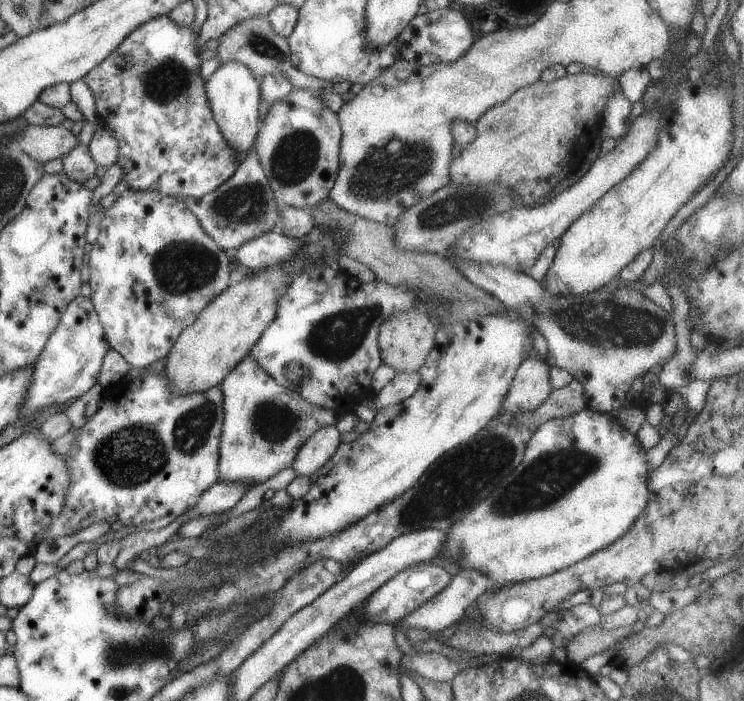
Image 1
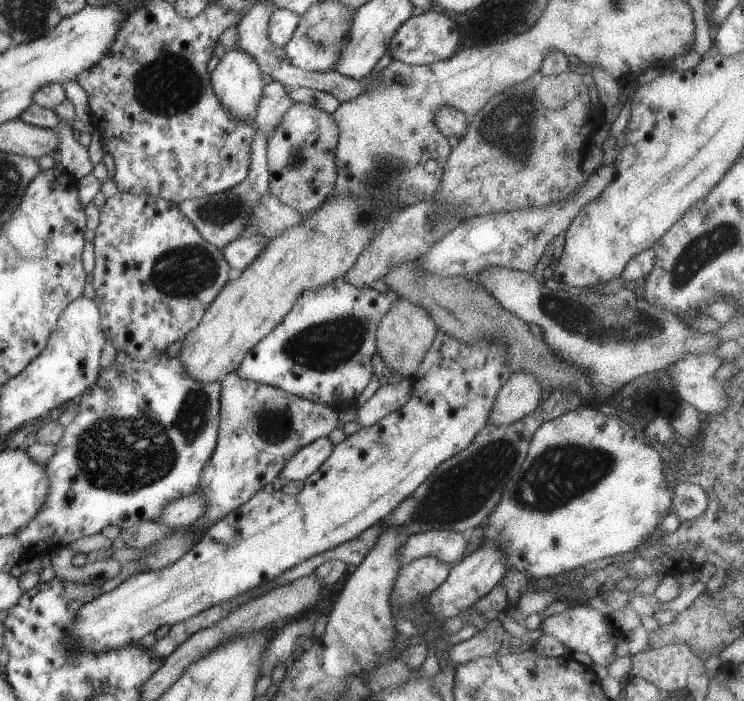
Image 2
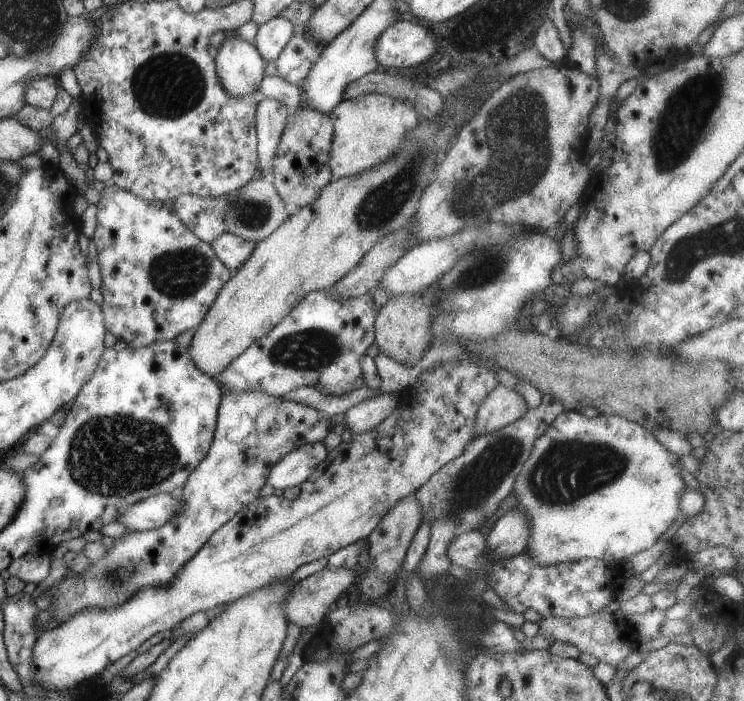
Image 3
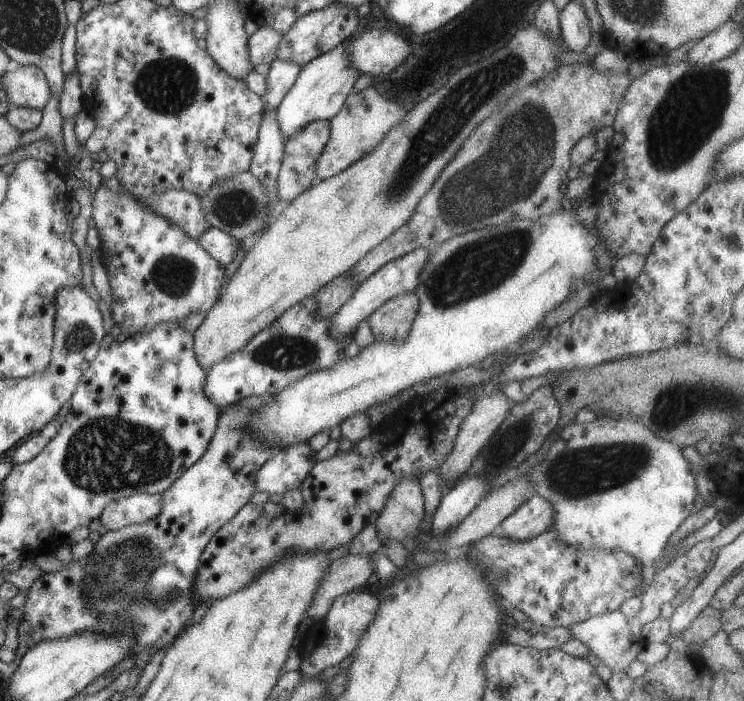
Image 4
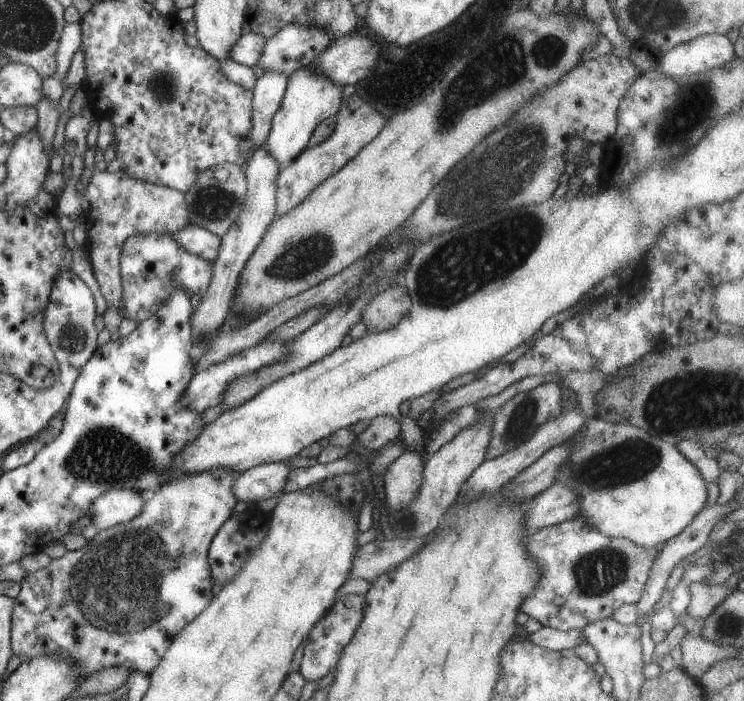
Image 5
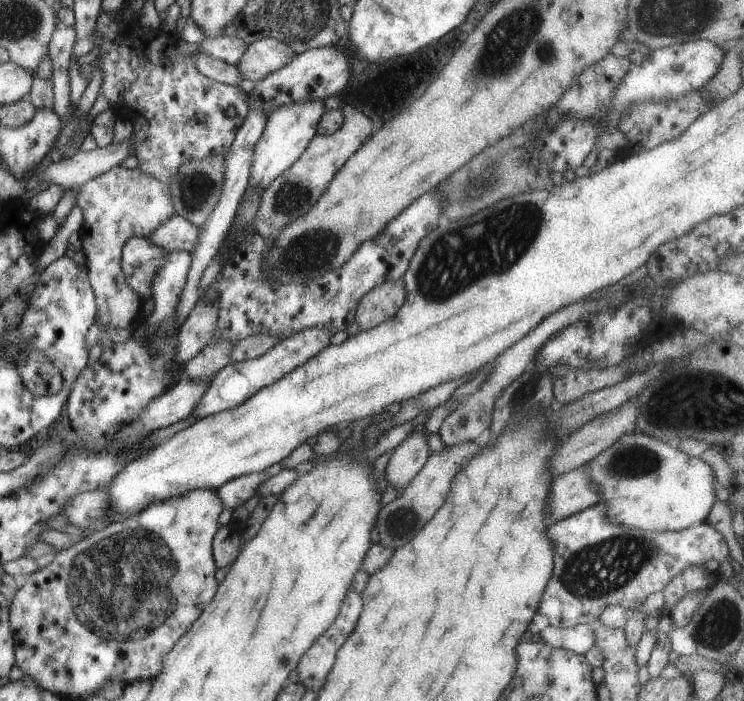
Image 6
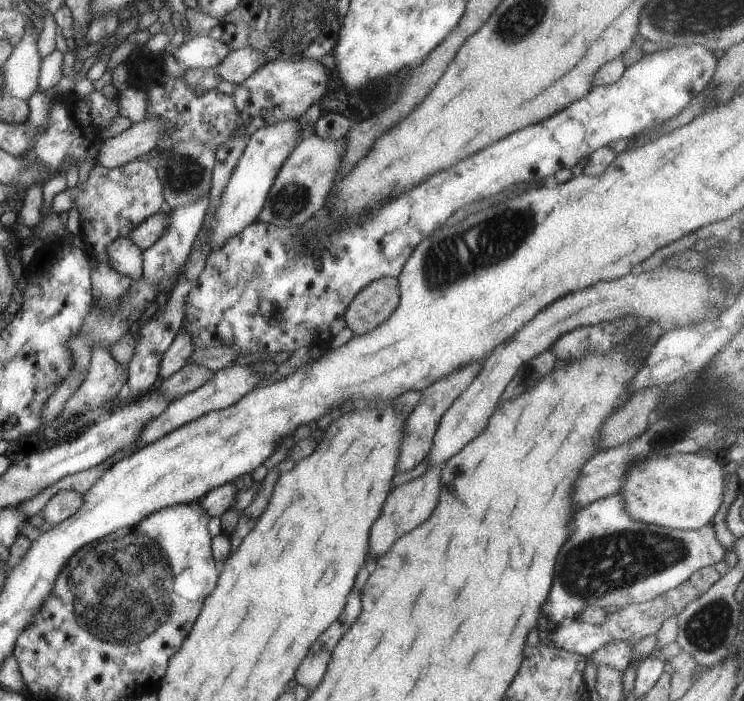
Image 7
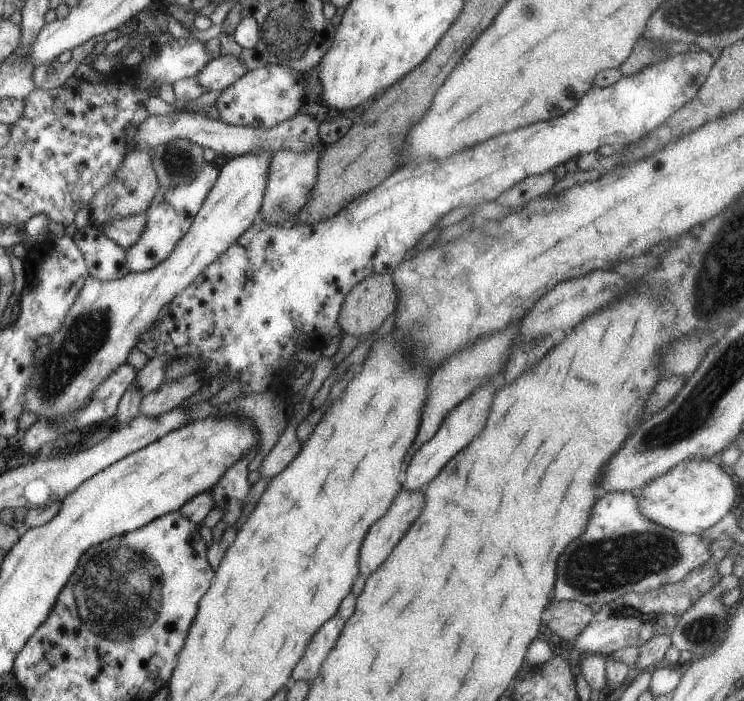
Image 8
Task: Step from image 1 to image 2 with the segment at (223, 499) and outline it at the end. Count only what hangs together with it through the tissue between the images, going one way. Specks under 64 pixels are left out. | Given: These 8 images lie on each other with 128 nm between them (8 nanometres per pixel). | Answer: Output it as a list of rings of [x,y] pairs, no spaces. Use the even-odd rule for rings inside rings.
[[[193,491],[183,498],[167,503],[155,521],[172,529],[189,527],[204,513],[205,507],[204,496]]]

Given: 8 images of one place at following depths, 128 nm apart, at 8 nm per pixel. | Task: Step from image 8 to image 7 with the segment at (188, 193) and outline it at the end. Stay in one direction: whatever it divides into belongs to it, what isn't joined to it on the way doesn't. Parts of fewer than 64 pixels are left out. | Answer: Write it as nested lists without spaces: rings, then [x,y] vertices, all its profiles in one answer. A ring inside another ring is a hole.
[[[209,190],[205,194],[201,194],[199,198],[195,198],[193,202],[185,204],[185,206],[179,206],[179,208],[163,208],[165,213],[165,230],[163,234],[159,234],[159,238],[153,242],[145,250],[141,250],[141,272],[145,282],[151,282],[151,284],[161,284],[163,286],[163,298],[167,297],[167,294],[172,290],[171,284],[175,278],[173,274],[183,268],[183,264],[186,264],[189,252],[191,252],[191,246],[195,241],[197,232],[201,228],[201,222],[203,222],[203,216],[205,216],[205,210],[209,206]]]

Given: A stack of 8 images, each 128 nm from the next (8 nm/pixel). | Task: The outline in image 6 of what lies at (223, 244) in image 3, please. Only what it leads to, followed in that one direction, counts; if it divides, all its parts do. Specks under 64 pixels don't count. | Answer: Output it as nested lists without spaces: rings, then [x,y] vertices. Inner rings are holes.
[[[172,215],[159,226],[155,226],[155,230],[146,239],[149,244],[163,251],[185,250],[189,254],[195,248],[197,234],[197,227],[177,215]]]

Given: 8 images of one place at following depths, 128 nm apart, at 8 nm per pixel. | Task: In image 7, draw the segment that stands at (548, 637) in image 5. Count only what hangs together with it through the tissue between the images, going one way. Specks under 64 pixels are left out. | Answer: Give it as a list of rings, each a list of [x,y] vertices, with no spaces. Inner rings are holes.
[[[705,566],[693,572],[679,586],[659,594],[652,600],[627,604],[617,608],[614,612],[605,614],[605,618],[600,624],[591,625],[575,620],[559,624],[551,632],[551,641],[554,641],[556,648],[580,655],[583,658],[589,658],[596,649],[599,649],[600,646],[605,646],[607,642],[623,640],[623,642],[629,642],[629,645],[636,644],[641,638],[655,635],[657,630],[659,630],[659,626],[669,616],[678,616],[689,602],[704,594],[719,578],[720,576],[713,566]]]

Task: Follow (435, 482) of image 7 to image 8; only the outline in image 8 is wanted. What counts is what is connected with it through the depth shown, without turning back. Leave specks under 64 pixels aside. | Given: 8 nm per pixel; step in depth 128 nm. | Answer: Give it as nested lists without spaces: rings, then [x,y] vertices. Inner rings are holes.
[[[417,489],[415,492],[405,492],[401,490],[387,512],[375,520],[359,548],[359,574],[367,576],[371,570],[387,558],[395,542],[405,534],[405,530],[411,526],[411,522],[419,516],[423,508],[423,494]]]

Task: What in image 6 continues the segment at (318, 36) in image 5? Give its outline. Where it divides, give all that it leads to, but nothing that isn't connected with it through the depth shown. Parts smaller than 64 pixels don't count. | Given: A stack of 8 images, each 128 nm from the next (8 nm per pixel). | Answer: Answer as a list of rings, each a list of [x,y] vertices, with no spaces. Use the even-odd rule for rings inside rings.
[[[262,38],[248,44],[241,58],[235,62],[235,68],[242,79],[253,82],[277,70],[293,56],[296,54],[291,54],[291,50],[283,42],[275,38]]]

